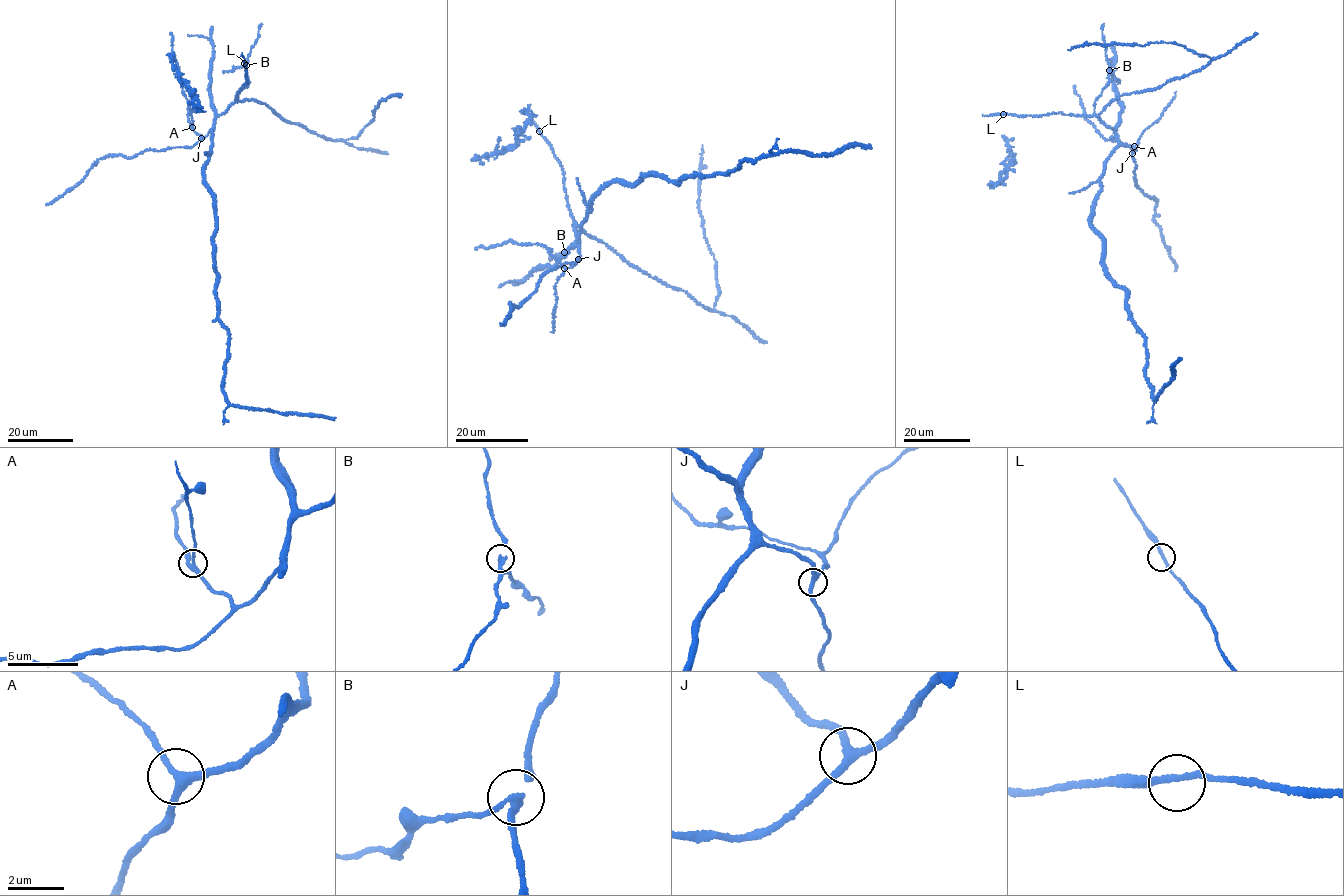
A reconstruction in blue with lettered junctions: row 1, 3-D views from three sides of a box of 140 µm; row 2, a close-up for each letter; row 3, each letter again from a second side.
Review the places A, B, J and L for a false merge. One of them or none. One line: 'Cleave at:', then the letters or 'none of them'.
Cleave at: B

